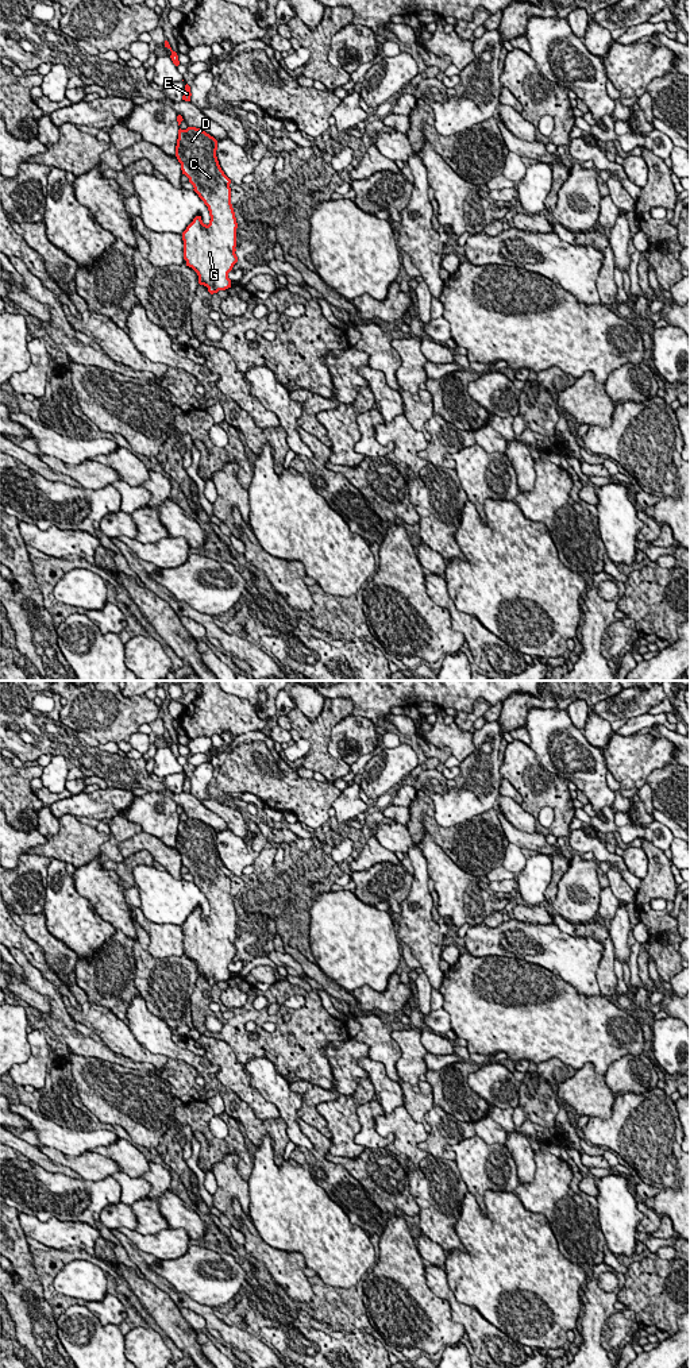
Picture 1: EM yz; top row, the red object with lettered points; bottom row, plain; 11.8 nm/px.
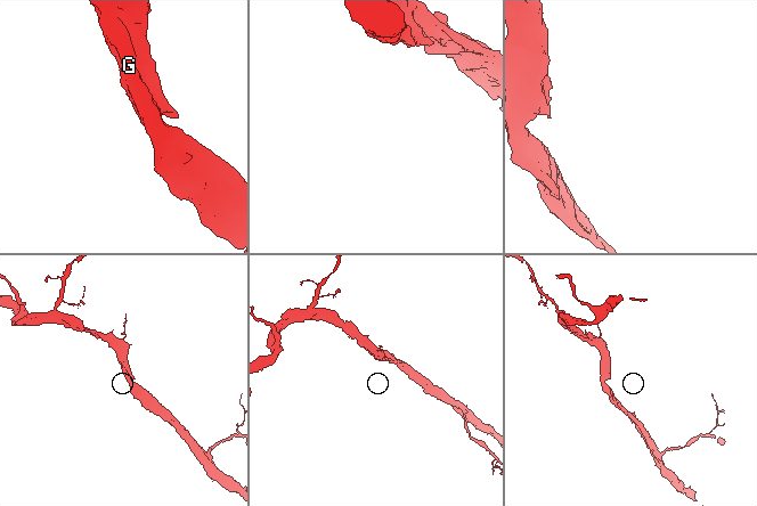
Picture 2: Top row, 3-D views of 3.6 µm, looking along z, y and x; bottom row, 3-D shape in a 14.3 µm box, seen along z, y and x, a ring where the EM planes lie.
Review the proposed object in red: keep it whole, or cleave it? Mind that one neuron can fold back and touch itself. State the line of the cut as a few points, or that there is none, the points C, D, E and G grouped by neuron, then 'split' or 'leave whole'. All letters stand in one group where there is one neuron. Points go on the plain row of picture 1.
cut none; groups C D E G; leave whole

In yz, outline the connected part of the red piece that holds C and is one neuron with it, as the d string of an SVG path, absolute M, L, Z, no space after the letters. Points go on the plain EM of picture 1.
M196 818L178 821L176 848L211 907L208 917L196 907L182 924L184 951L211 986L231 979L228 964L238 953L231 871L221 862L216 841L217 832L205 822Z

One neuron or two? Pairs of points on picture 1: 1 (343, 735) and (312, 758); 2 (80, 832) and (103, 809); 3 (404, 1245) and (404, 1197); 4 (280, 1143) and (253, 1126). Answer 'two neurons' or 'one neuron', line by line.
1: two neurons
2: two neurons
3: two neurons
4: one neuron

